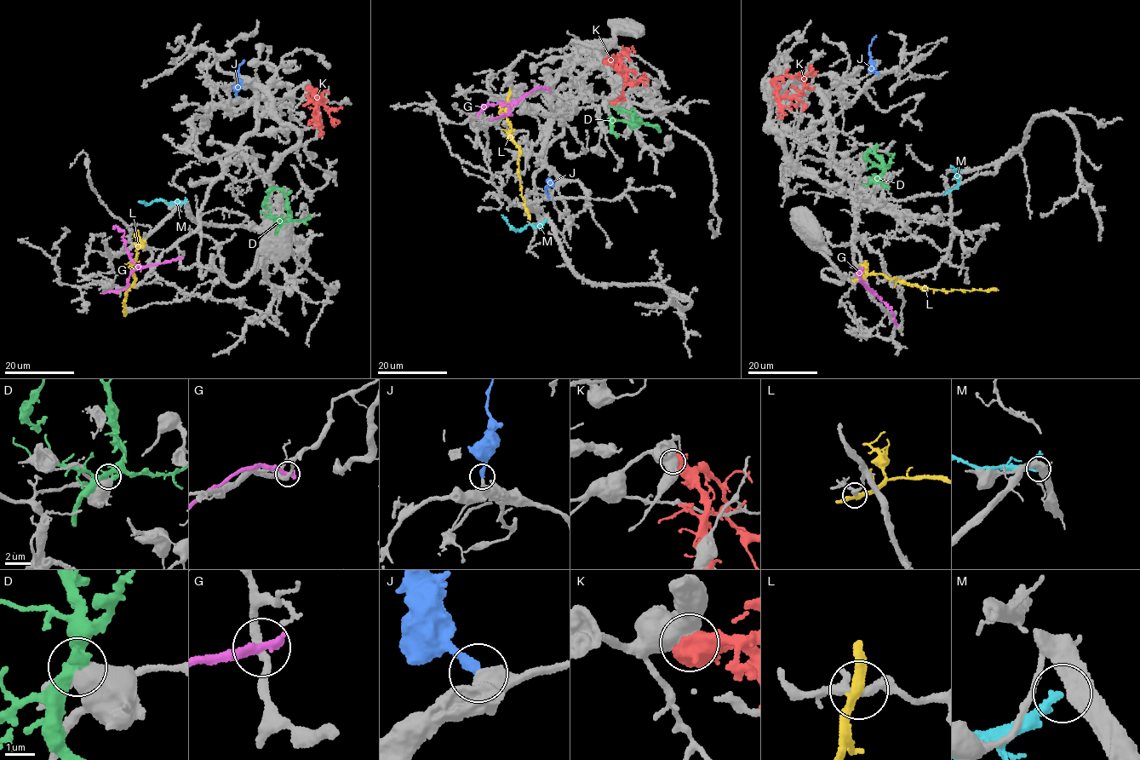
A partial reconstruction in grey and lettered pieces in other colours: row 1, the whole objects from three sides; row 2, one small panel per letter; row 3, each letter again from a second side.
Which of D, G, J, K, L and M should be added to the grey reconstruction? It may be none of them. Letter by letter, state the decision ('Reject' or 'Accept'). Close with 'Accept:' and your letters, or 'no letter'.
D: Reject
G: Reject
J: Accept
K: Reject
L: Reject
M: Reject
Accept: J

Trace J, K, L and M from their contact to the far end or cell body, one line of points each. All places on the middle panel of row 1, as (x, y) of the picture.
J: (552, 185), (546, 189), (549, 200)
K: (605, 61), (611, 61), (625, 79), (623, 100), (610, 102)
L: (509, 94), (506, 121), (509, 124), (510, 138), (518, 148), (521, 195), (529, 219)
M: (547, 220), (538, 224), (528, 224), (517, 230), (501, 215)

